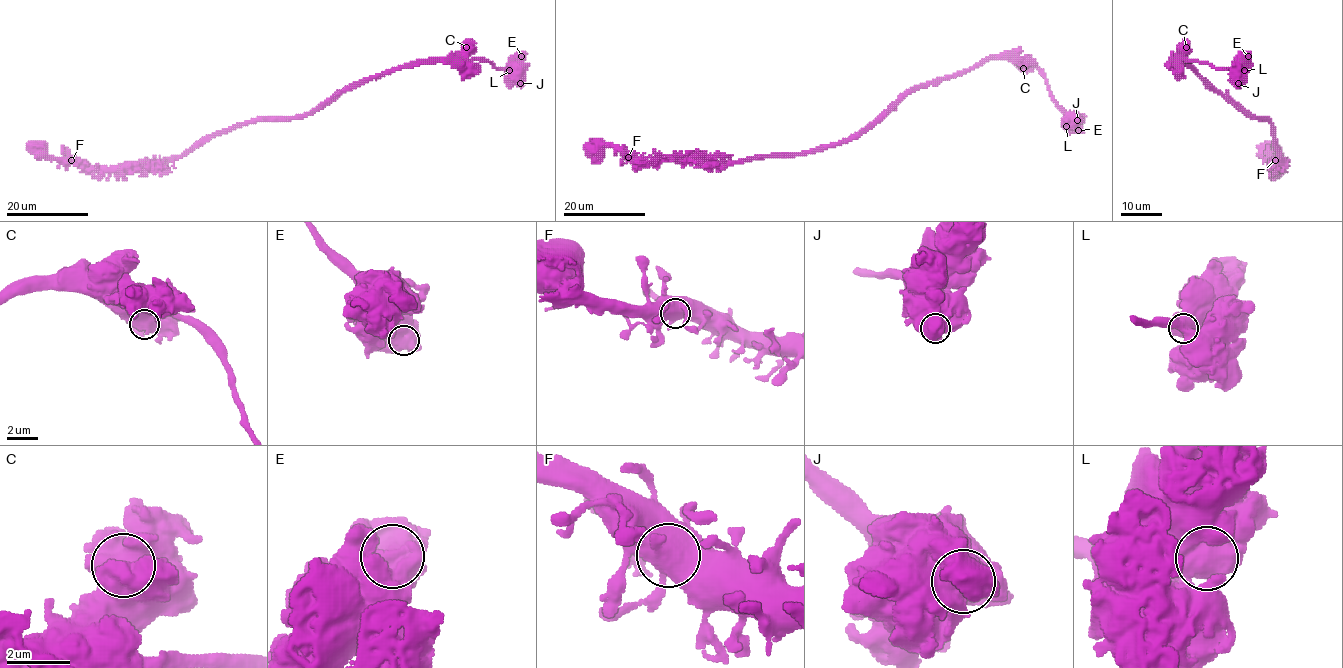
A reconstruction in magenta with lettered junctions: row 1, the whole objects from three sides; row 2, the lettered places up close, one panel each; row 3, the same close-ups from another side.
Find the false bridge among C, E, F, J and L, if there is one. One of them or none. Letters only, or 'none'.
none

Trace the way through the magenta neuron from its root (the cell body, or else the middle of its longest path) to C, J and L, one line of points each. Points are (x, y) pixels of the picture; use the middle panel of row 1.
C: (593, 148), (621, 147), (643, 161), (794, 155), (848, 142), (909, 93), (992, 58), (1013, 58), (1023, 68)
J: (593, 148), (621, 147), (643, 161), (794, 155), (848, 142), (909, 93), (994, 58), (1032, 65), (1077, 120)
L: (593, 148), (621, 147), (643, 161), (794, 155), (848, 142), (909, 93), (994, 58), (1032, 65), (1066, 126)

